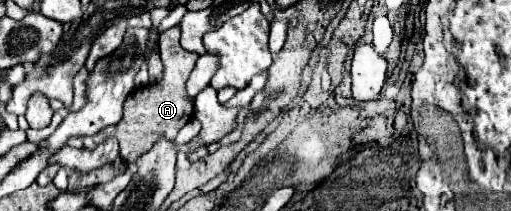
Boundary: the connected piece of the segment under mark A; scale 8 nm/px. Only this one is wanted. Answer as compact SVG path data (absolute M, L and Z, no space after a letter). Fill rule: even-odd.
M174 26L160 34L160 58L164 64L162 80L136 88L124 102L124 118L116 126L108 126L94 136L84 136L84 148L94 148L108 136L114 136L120 142L120 160L124 164L132 164L142 154L146 154L160 136L166 136L168 140L176 138L180 128L194 116L194 98L186 94L186 80L196 66L198 54L184 52L184 48L180 46L180 28Z

